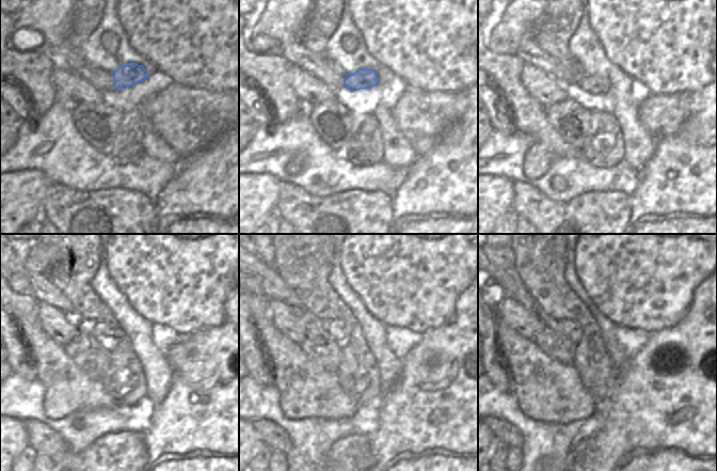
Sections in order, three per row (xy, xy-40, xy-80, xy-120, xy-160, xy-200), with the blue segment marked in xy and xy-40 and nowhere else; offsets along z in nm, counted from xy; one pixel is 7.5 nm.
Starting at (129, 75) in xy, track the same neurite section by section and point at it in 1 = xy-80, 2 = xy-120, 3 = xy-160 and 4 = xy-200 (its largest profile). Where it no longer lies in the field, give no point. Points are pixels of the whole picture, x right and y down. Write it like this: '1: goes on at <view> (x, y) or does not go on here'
1: goes on at xy-80 (595, 84)
2: goes on at xy-120 (105, 327)
3: goes on at xy-160 (337, 329)
4: goes on at xy-200 (571, 329)

